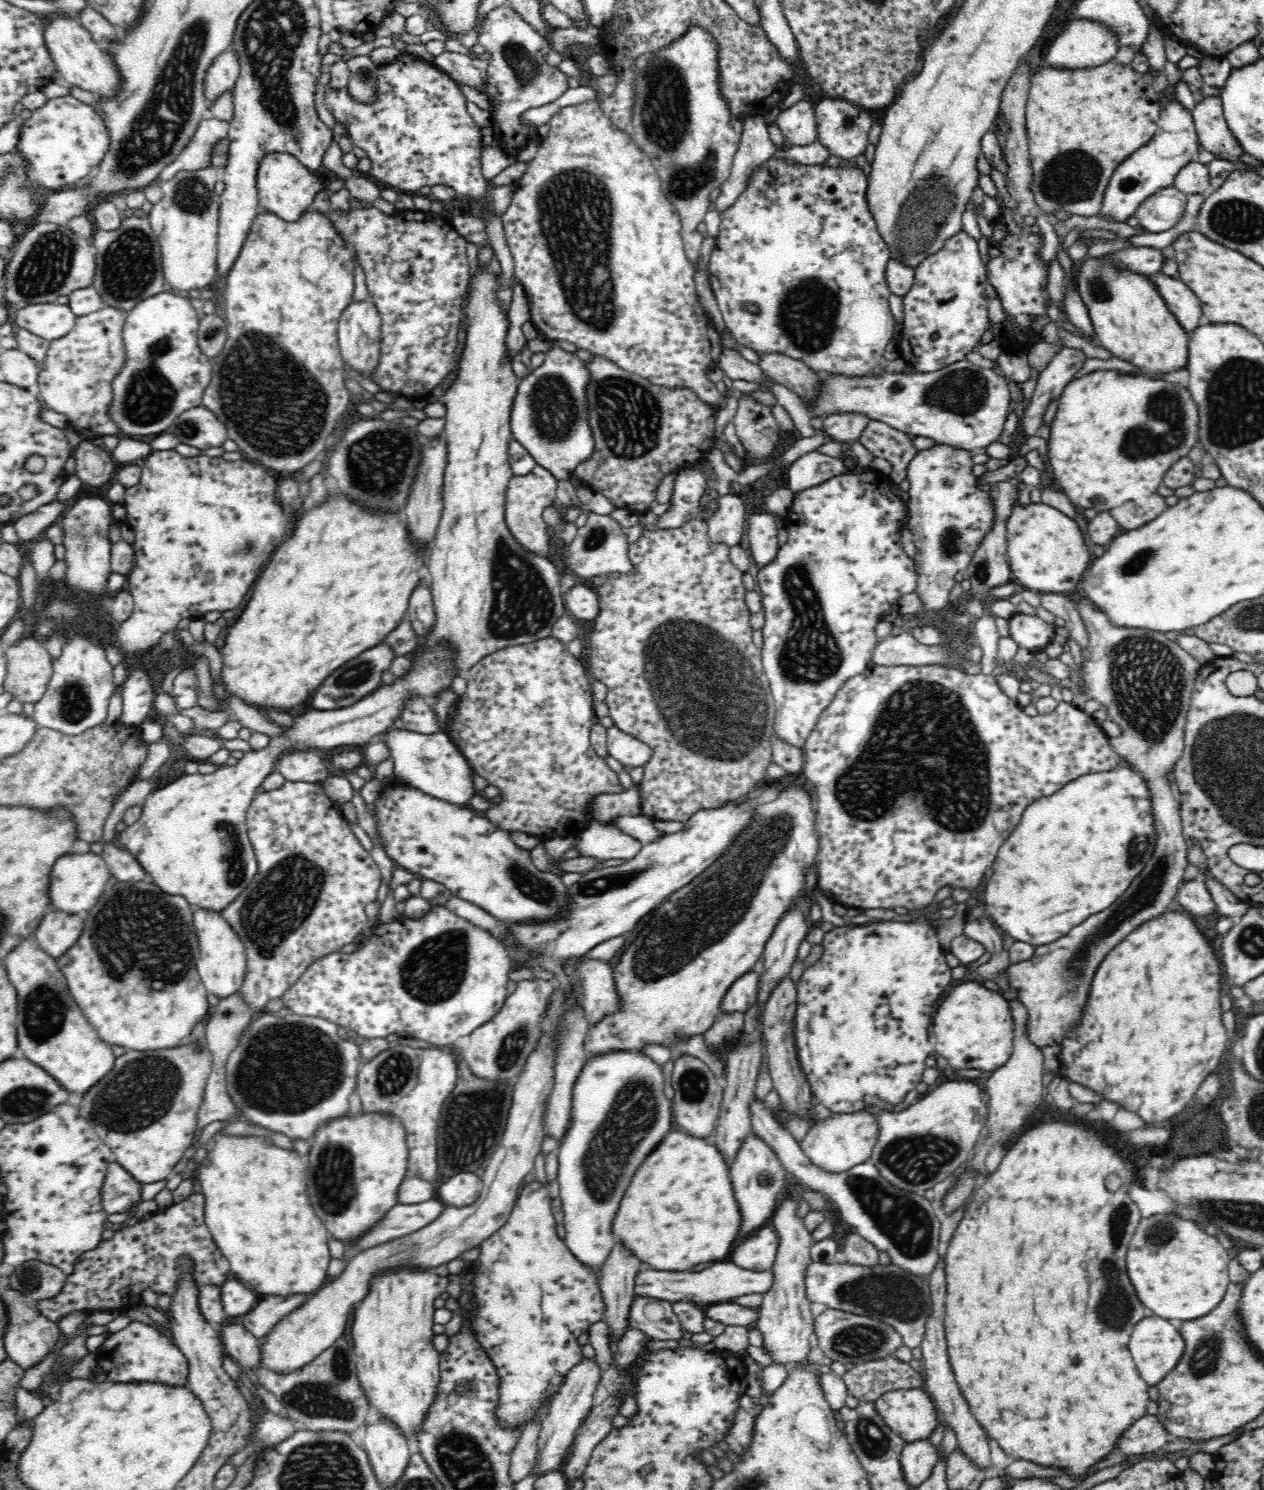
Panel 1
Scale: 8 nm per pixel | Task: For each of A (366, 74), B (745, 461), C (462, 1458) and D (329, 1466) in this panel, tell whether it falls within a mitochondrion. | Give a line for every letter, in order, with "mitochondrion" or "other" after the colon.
A: other
B: other
C: mitochondrion
D: mitochondrion

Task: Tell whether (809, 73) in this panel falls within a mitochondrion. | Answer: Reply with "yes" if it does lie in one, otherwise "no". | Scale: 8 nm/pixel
no

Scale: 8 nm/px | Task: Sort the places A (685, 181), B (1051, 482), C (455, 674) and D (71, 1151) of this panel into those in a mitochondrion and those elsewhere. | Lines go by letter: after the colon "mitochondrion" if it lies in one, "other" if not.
A: mitochondrion
B: other
C: other
D: other

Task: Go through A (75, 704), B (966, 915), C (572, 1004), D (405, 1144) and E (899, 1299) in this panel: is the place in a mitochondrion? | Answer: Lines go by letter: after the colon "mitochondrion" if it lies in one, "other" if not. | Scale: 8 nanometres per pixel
A: mitochondrion
B: other
C: other
D: other
E: mitochondrion

